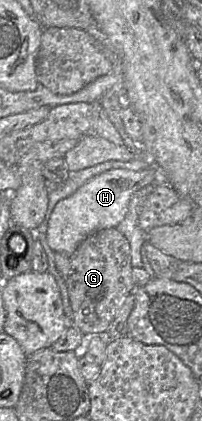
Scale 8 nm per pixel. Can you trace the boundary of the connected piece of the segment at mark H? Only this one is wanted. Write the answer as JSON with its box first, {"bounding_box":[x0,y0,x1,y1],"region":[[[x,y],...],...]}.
{"bounding_box":[46,164,164,254],"region":[[[153,164],[141,171],[111,169],[90,179],[55,205],[46,232],[48,245],[54,252],[71,254],[92,233],[116,228],[125,218],[134,193],[148,185],[164,182],[162,177],[158,167]]]}

